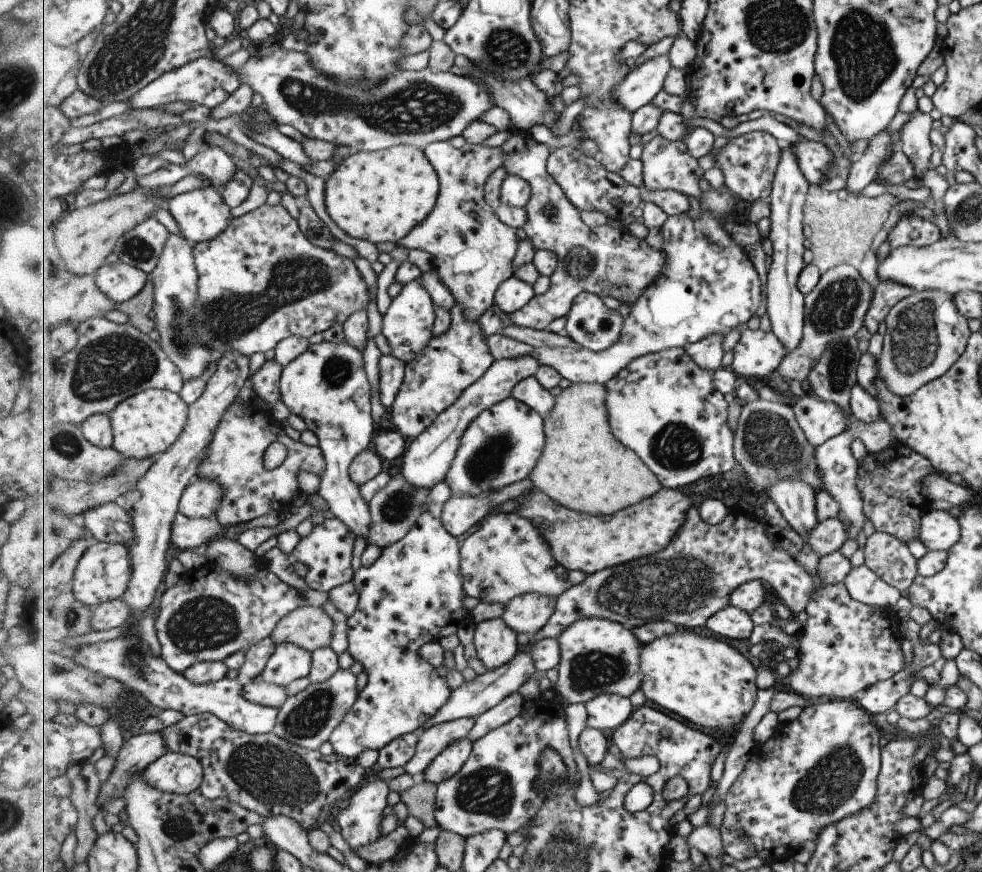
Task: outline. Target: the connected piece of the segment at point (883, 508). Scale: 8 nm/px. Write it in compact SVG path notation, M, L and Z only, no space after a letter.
M892 440L884 450L874 454L868 453L864 456L862 461L858 463L856 470L856 487L861 495L862 513L865 519L871 521L874 530L890 534L905 544L909 539L917 539L920 516L925 510L929 510L929 506L920 492L922 478L929 473L937 473L930 462L897 440Z

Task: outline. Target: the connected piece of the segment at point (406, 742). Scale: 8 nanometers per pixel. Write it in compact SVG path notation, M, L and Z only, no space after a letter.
M409 733L393 739L379 751L377 763L384 769L405 767L416 755L416 748L420 739L419 733Z

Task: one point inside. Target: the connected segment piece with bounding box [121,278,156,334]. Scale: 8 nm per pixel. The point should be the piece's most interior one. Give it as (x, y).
(137, 309)

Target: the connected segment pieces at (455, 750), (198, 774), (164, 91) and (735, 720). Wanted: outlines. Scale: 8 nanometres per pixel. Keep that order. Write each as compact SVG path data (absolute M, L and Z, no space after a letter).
M468 738L451 743L424 772L425 780L439 784L452 779L469 760L473 747L474 742Z
M167 750L144 770L144 777L160 791L188 795L200 788L205 771L194 756Z
M201 57L184 67L166 72L129 100L131 100L131 108L133 109L168 105L169 102L177 102L178 100L192 101L205 105L207 108L215 108L221 102L225 102L233 92L237 92L239 86L241 86L241 80L239 80L237 71L217 59Z
M678 628L674 634L664 635L650 644L645 644L641 664L644 684L640 690L646 698L703 728L729 730L741 724L753 710L758 699L759 686L757 686L755 666L729 642L713 636L695 634L691 629Z

